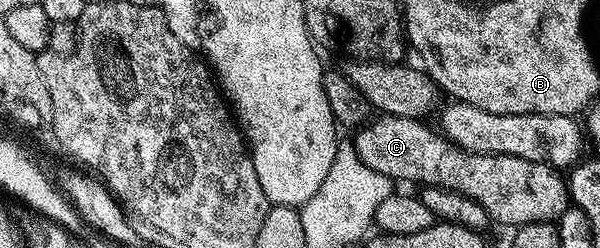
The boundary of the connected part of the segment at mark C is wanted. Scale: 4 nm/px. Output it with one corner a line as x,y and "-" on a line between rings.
377,115
365,122
356,130
357,133
351,138
353,149
367,163
367,167
379,171
379,175
387,175
394,182
414,181
417,187
426,185
438,185
451,191
459,191
467,195
469,199
475,199
483,211
487,211
490,222
508,227
526,225
536,221
556,222
563,210
568,209
571,202
569,199
569,187
566,178
552,165
544,161
528,161
519,159
515,155
491,155
490,153
472,153
463,147
459,147
454,141
445,138
445,134
433,129
424,120
416,117
390,117

